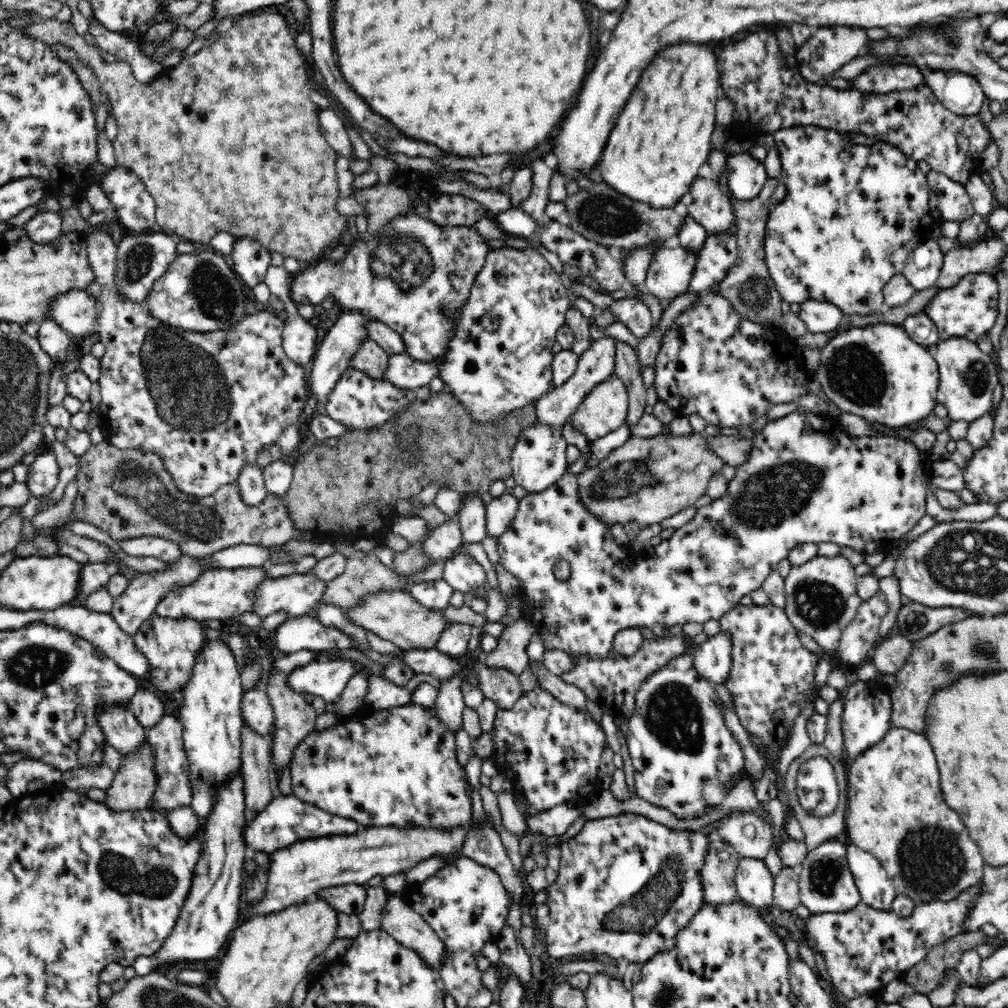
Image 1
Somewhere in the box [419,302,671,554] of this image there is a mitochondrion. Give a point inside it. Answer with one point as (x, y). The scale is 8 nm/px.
(620, 481)

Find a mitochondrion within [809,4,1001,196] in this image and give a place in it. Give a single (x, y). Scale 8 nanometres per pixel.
(950, 44)

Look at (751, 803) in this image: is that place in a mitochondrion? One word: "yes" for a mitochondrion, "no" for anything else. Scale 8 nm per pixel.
no

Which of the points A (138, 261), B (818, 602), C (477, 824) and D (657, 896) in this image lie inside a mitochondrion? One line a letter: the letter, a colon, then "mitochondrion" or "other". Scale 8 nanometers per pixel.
A: mitochondrion
B: mitochondrion
C: other
D: mitochondrion

